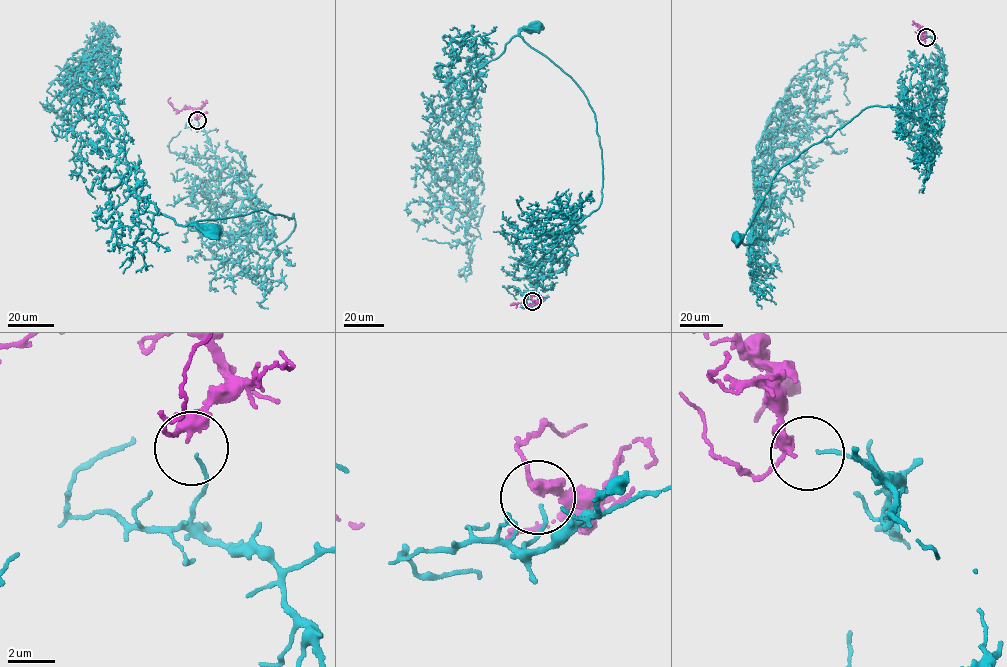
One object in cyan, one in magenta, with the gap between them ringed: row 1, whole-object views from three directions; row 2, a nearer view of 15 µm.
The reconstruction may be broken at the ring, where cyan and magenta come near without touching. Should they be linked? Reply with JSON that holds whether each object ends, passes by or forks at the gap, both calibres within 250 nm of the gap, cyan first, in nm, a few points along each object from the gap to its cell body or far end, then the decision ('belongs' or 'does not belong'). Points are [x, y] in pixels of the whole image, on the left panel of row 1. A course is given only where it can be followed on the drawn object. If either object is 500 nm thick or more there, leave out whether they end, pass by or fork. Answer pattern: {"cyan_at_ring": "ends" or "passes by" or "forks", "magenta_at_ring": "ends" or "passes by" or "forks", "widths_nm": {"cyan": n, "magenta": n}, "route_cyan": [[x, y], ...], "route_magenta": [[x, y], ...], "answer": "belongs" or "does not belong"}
{"cyan_at_ring": "ends", "magenta_at_ring": "passes by", "widths_nm": {"cyan": 130, "magenta": 260}, "route_cyan": [[198, 121], [215, 186], [241, 198], [259, 249], [295, 224], [263, 209], [192, 224], [214, 232]], "route_magenta": [[197, 120], [201, 113], [198, 110], [177, 111], [168, 101], [170, 97]], "answer": "does not belong"}

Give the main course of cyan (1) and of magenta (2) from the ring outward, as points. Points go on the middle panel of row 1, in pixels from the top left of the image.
1: (533, 302), (564, 230), (598, 208), (603, 170), (586, 95), (520, 35), (537, 27)
2: (532, 300), (537, 303), (513, 304)

